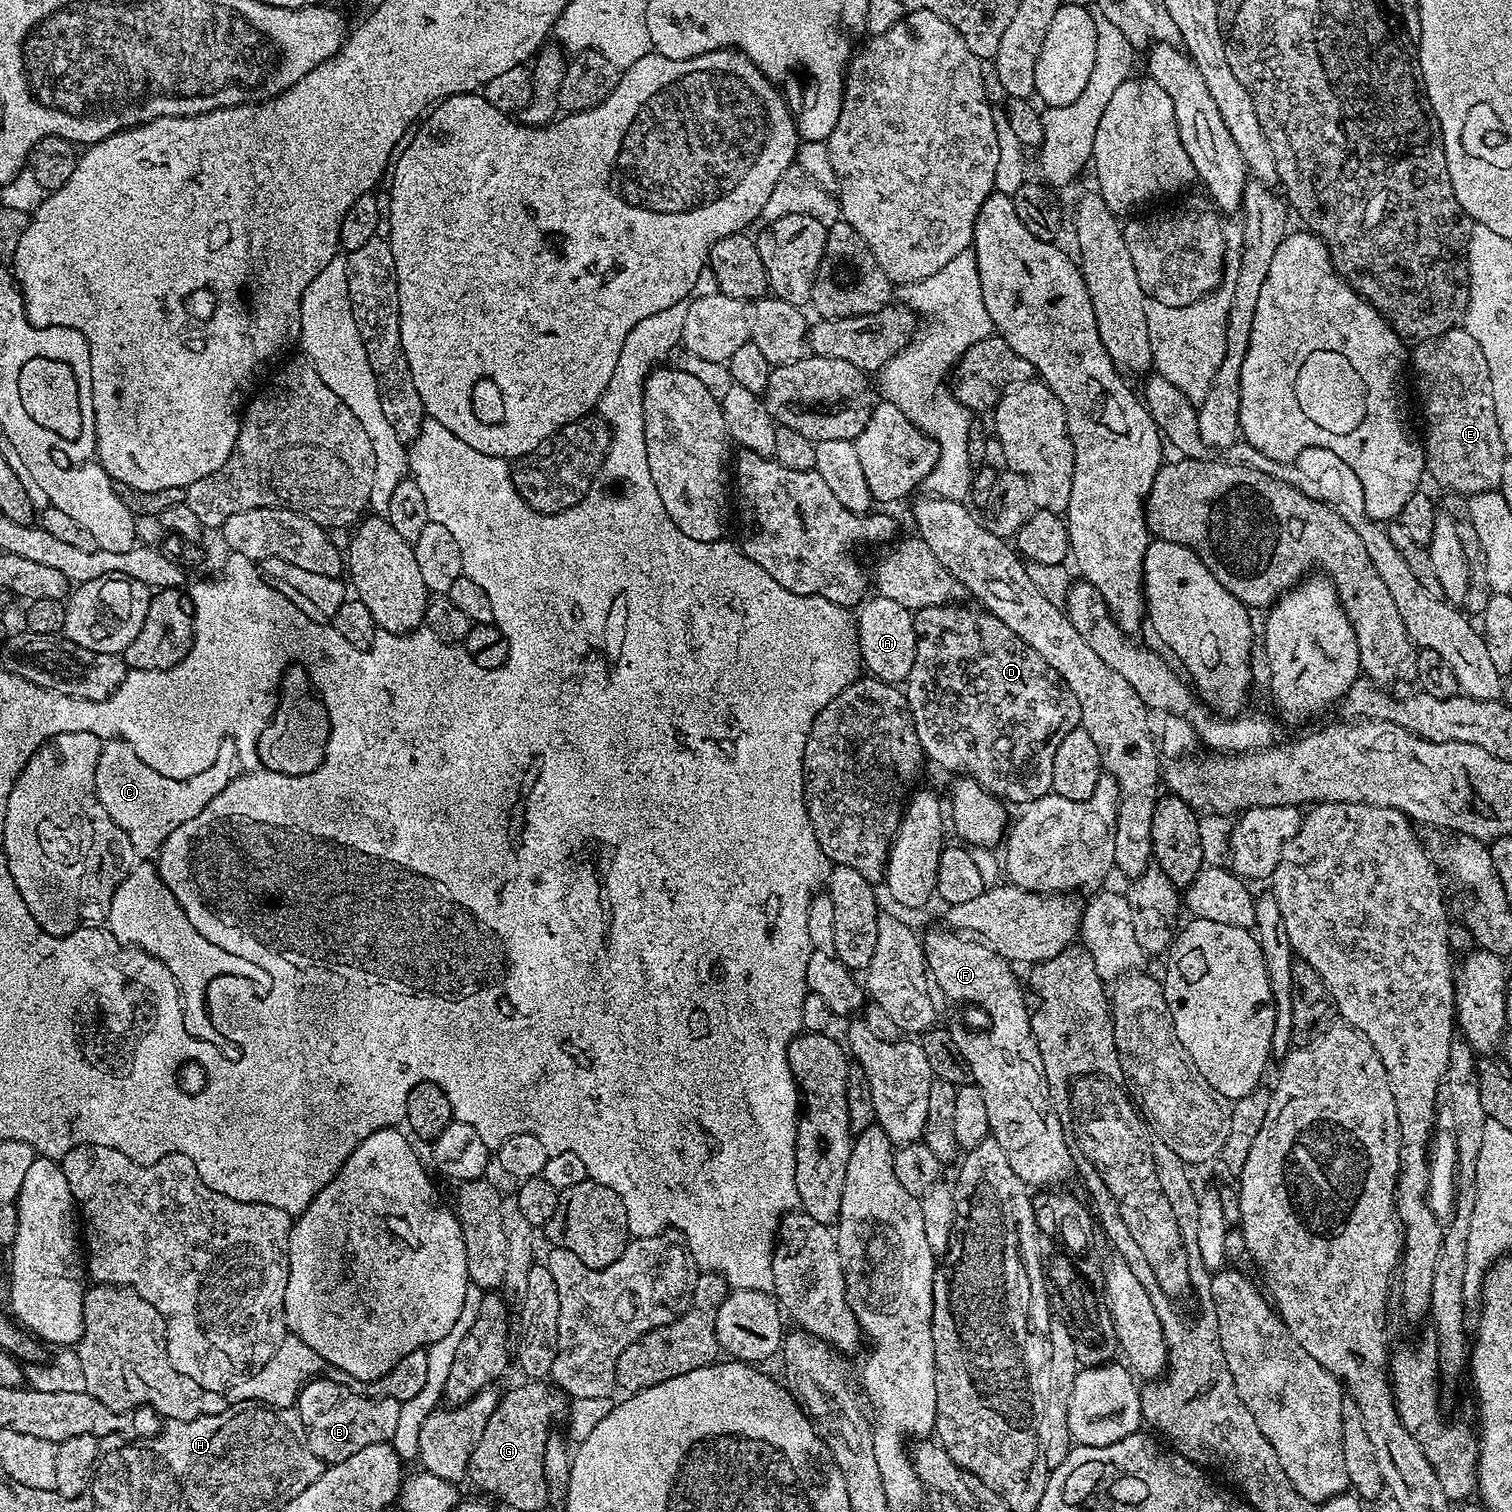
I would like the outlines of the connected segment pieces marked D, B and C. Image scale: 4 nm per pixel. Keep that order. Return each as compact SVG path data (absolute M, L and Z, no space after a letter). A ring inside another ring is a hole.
M946 603L942 606L922 608L915 613L913 626L916 631L917 648L914 664L906 681L908 712L912 716L914 730L918 734L918 742L922 746L925 757L931 763L933 760L938 767L945 768L948 772L956 772L959 768L965 768L968 771L965 773L971 779L977 780L984 788L987 788L993 796L1000 797L1009 805L1023 806L1029 804L1032 800L1048 795L1052 791L1055 751L1062 743L1064 731L1081 723L1078 699L1067 688L1053 666L1050 666L1046 659L1038 654L1037 650L1032 650L1029 645L1024 644L1016 637L1009 626L1004 625L998 618L983 610L971 612L968 608L960 607L964 606L953 606L951 603Z
M324 1378L309 1380L294 1405L304 1427L305 1444L325 1465L346 1462L346 1458L358 1454L358 1450L366 1446L387 1444L397 1439L401 1401L389 1396L373 1398L371 1395L352 1396L347 1400L344 1396L324 1392L327 1388Z
M112 738L104 744L96 771L96 793L106 814L110 814L110 818L114 818L114 822L118 822L118 826L130 838L130 842L134 842L137 857L152 858L148 856L154 855L155 852L157 855L163 849L164 844L171 840L172 835L180 831L183 824L193 823L202 809L209 807L217 798L223 797L224 793L228 791L228 785L233 783L232 763L238 759L238 756L232 750L221 751L211 766L202 770L202 774L177 778L158 774L158 770L153 768L149 761L143 760L133 745L132 749L128 744L131 743L124 738Z

